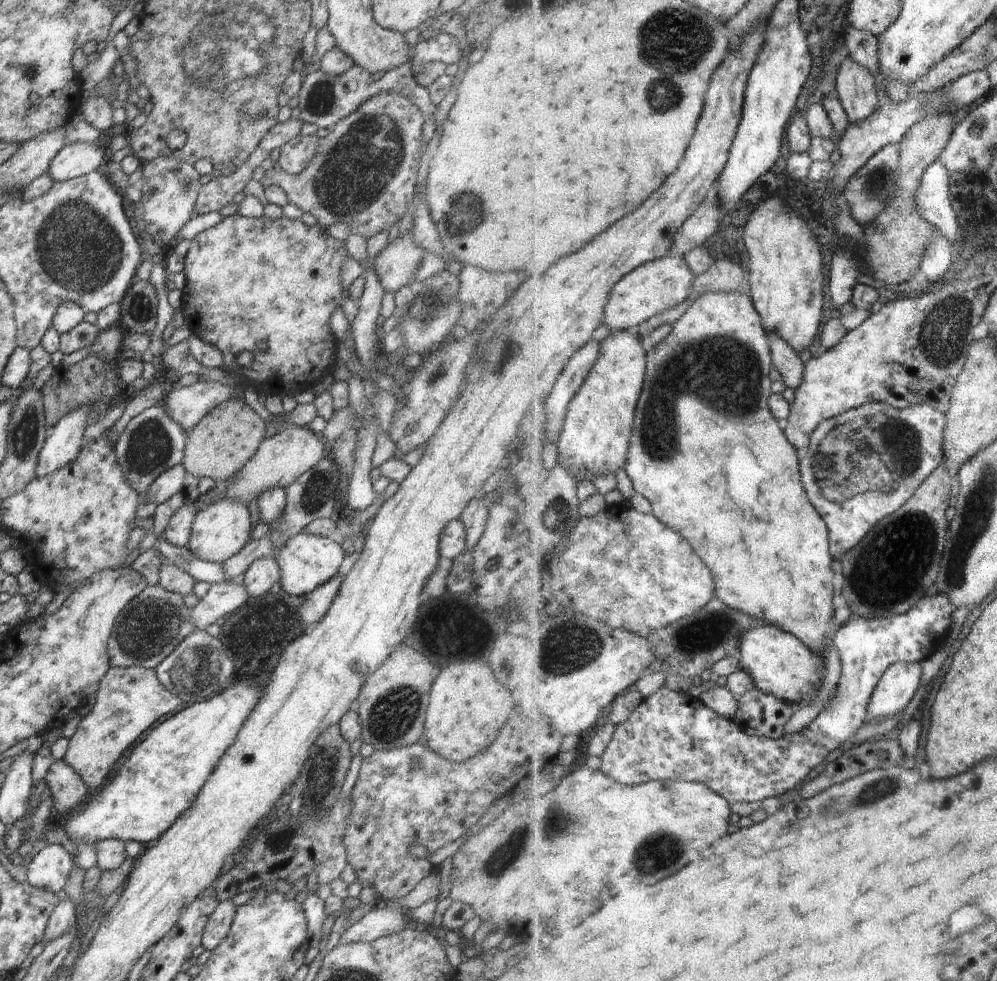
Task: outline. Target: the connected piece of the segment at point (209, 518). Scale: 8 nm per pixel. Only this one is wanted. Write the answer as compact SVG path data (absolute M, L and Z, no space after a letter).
M218 500L197 511L186 547L200 560L222 564L251 541L250 510L240 500Z

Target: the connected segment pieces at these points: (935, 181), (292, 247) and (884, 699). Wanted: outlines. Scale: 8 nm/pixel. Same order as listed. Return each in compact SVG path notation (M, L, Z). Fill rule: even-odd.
M938 159L924 175L916 200L922 216L945 231L950 242L962 242L964 232L950 198L950 175L948 167Z
M238 213L236 215L223 217L215 226L207 228L192 238L190 248L185 255L184 270L180 275L182 278L180 286L182 296L179 307L179 309L182 310L182 314L184 314L184 324L188 326L191 334L194 334L206 344L216 346L216 348L222 352L223 366L232 375L238 374L238 376L243 379L242 383L246 387L265 395L272 393L281 397L285 395L296 395L304 392L304 390L312 390L316 384L322 381L322 376L334 377L334 370L336 369L338 358L333 359L333 355L336 353L339 355L341 346L330 330L329 320L334 310L336 310L338 306L342 306L342 293L344 293L344 290L341 284L341 268L349 256L345 241L332 237L329 234L328 227L324 227L322 224L308 226L304 224L300 218L289 219L286 216L282 216L276 220L268 217L260 217L252 220L252 218L246 218ZM258 342L266 342L266 344L268 344L266 354L264 354L264 352L258 352ZM242 352L252 354L254 363L250 368L241 368L236 364L238 354L242 354Z
M896 663L888 668L869 704L868 718L882 720L898 716L908 708L922 684L924 668L918 663Z

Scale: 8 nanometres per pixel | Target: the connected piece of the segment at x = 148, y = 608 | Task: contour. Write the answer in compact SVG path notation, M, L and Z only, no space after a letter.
M147 585L147 587L132 598L126 606L118 614L115 625L112 627L112 634L108 639L107 652L109 656L110 667L144 667L147 669L155 669L169 654L176 650L178 644L196 630L192 618L190 618L191 608L184 604L184 596L178 592L170 592L164 590L158 585Z

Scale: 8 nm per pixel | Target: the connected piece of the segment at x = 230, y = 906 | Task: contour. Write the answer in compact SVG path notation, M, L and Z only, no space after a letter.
M232 901L219 902L208 920L204 934L202 934L201 945L207 950L213 951L218 948L228 932L236 914L236 906Z

